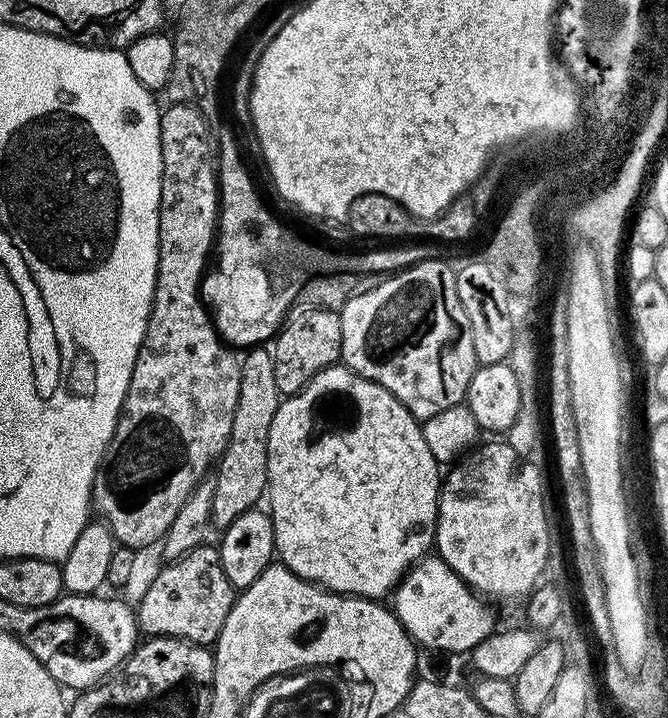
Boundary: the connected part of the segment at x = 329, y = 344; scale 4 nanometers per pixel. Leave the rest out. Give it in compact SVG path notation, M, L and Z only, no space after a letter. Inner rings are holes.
M293 307L280 325L270 348L274 358L274 379L281 397L298 394L310 382L310 378L314 378L314 374L333 367L340 360L341 350L342 322L337 309Z

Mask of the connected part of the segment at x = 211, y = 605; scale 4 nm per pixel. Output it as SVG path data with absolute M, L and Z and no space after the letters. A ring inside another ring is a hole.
M205 542L190 550L177 560L165 563L164 569L148 584L148 589L140 596L140 605L135 605L136 623L145 637L172 636L175 640L185 640L191 644L215 645L222 626L226 626L226 614L234 606L238 589L226 578L226 570L220 565L220 553L211 543Z

